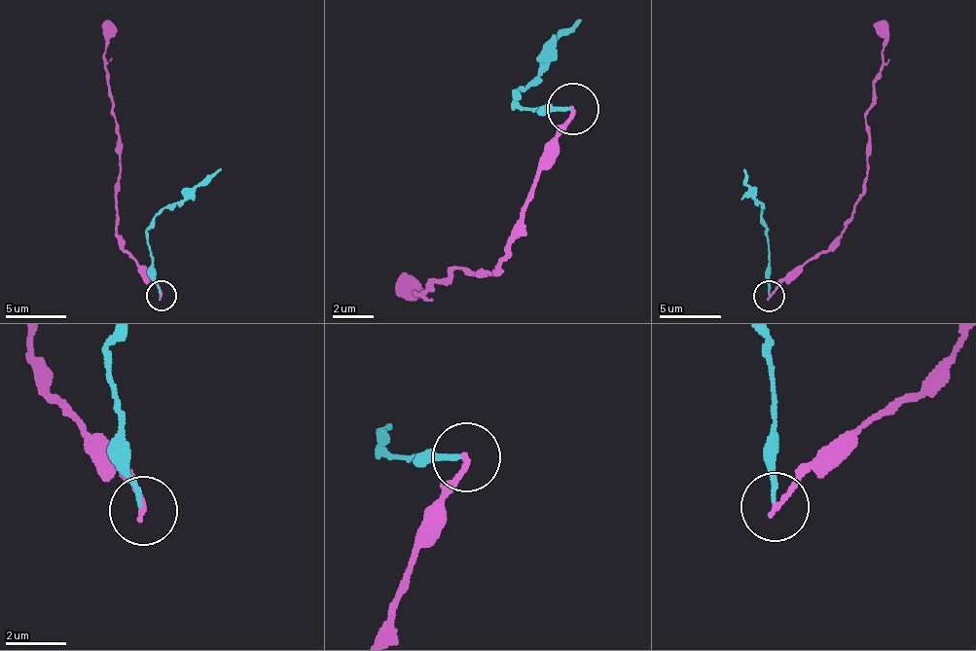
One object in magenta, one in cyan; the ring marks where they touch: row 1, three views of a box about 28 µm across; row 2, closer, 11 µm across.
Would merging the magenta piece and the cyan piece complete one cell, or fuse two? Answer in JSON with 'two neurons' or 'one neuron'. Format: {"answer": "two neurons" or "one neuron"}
{"answer": "two neurons"}

